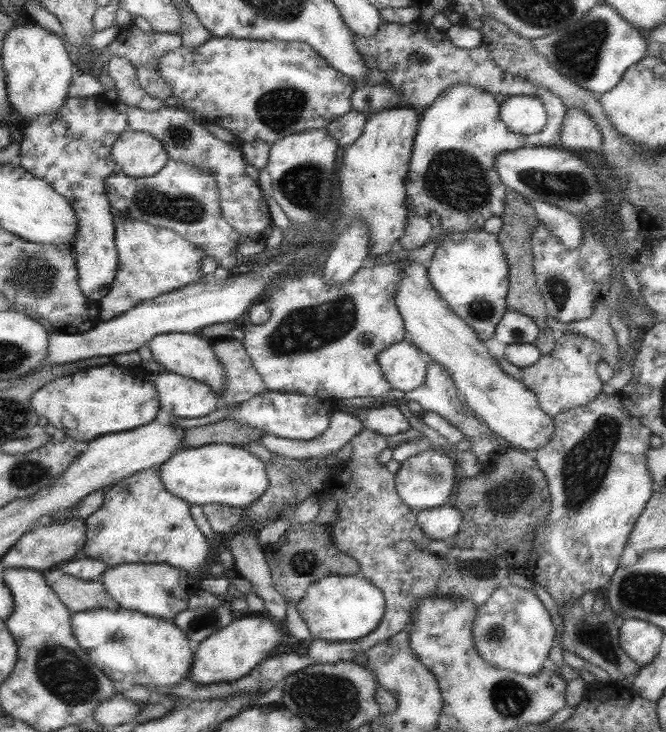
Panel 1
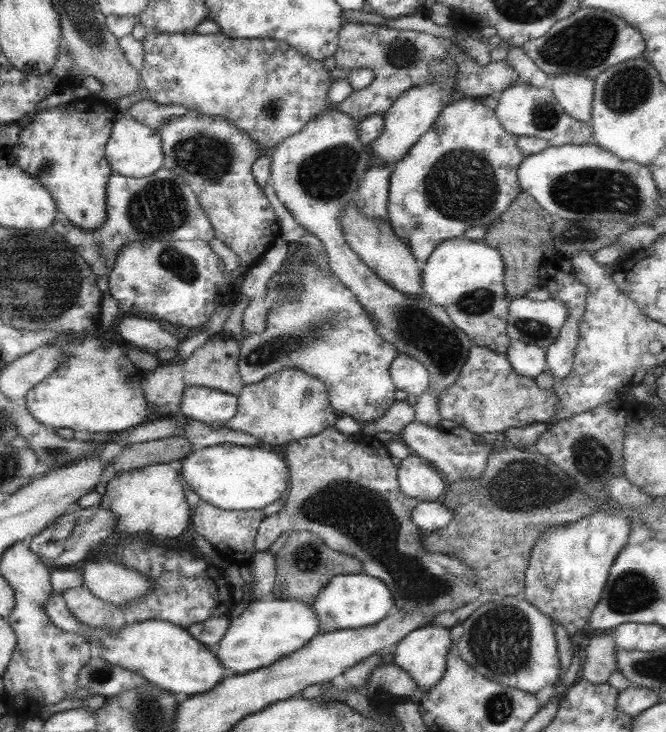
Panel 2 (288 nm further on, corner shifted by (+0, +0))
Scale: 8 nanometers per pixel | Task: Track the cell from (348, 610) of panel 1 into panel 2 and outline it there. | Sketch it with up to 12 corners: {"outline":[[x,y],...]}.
{"outline":[[367,574],[327,582],[311,606],[319,636],[359,630],[393,610],[387,584]]}

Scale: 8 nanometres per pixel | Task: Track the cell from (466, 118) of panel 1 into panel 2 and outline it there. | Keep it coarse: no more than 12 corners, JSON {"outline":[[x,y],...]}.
{"outline":[[455,98],[389,176],[419,266],[521,194],[525,156]]}

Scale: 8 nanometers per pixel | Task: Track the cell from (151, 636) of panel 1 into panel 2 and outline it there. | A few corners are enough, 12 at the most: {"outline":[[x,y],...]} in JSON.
{"outline":[[53,594],[45,614],[105,664],[163,692],[213,690],[213,650],[171,622],[89,630]]}

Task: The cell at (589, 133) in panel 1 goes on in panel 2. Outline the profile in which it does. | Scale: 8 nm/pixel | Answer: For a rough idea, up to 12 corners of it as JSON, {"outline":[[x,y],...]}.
{"outline":[[557,74],[549,88],[567,118],[589,126],[593,80]]}

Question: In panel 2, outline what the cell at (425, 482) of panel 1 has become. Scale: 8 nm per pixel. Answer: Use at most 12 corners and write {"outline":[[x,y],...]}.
{"outline":[[423,458],[397,468],[399,492],[439,502],[447,484]]}

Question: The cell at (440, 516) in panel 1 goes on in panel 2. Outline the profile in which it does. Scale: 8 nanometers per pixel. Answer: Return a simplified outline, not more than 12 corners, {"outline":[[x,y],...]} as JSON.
{"outline":[[419,502],[413,526],[429,536],[451,520],[441,502]]}

